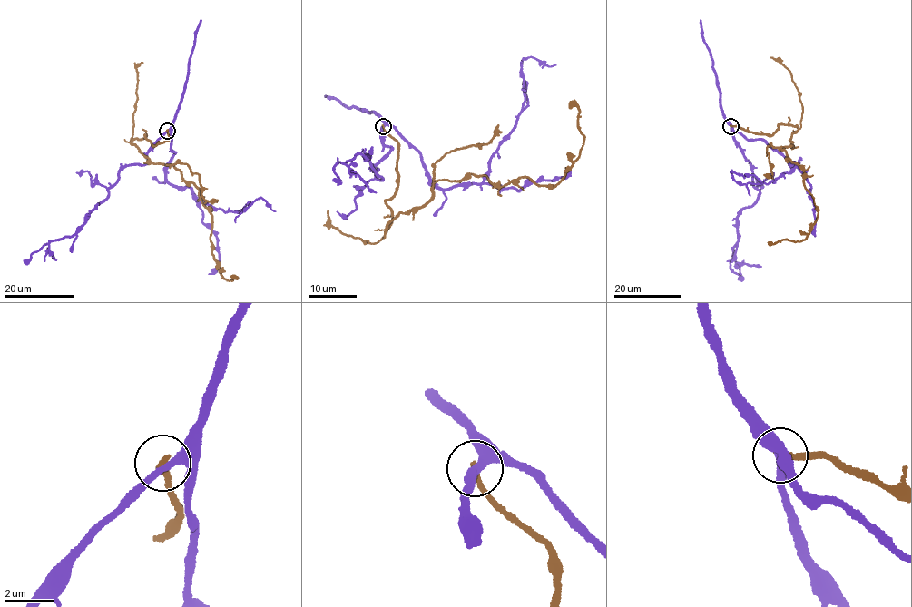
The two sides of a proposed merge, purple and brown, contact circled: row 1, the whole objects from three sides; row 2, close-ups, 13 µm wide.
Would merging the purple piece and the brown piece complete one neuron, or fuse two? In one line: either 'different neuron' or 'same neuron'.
different neuron

